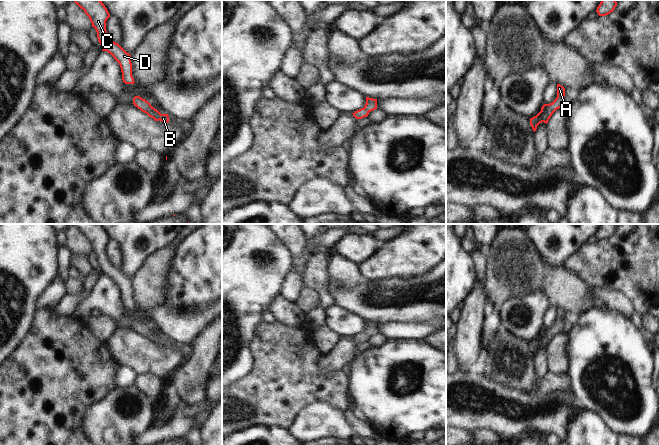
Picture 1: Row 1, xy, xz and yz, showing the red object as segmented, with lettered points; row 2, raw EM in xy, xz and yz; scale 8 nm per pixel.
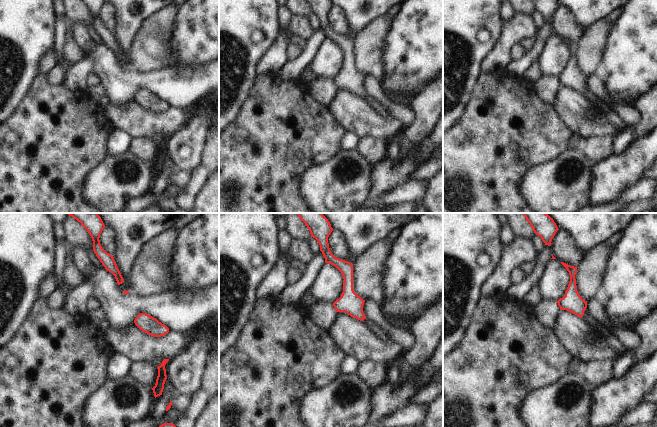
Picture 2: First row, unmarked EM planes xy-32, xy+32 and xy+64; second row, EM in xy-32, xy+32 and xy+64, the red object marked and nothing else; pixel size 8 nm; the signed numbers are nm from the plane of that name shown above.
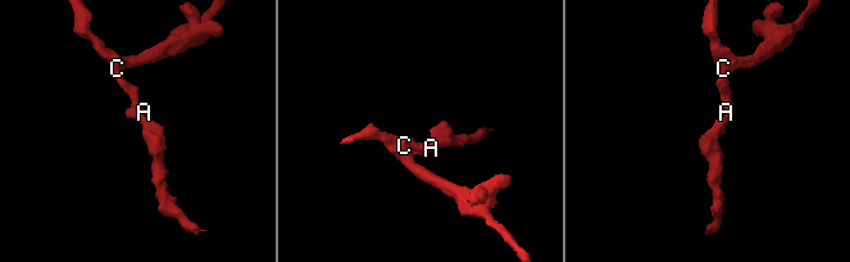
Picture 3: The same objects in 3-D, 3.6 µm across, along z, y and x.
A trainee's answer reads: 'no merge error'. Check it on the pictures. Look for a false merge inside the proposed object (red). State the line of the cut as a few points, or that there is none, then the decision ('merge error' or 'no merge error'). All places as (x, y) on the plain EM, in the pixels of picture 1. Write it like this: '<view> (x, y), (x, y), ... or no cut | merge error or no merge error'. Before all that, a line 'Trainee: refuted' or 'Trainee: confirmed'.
Trainee: confirmed
no cut | no merge error

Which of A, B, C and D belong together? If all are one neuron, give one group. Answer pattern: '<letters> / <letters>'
A B C D

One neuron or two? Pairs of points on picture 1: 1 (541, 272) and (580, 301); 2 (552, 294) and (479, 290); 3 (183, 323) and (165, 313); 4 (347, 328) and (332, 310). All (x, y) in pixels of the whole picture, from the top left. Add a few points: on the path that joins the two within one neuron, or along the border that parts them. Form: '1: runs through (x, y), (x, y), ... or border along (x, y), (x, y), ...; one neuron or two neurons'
1: runs through (551, 280), (570, 293); one neuron
2: border along (485, 285), (488, 298); two neurons
3: runs through (179, 323), (175, 323), (169, 317); one neuron
4: runs through (344, 324), (335, 314); one neuron

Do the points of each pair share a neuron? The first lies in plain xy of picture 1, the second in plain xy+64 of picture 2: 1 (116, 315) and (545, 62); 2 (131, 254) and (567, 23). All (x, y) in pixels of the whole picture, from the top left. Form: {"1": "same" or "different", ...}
{"1": "same", "2": "different"}

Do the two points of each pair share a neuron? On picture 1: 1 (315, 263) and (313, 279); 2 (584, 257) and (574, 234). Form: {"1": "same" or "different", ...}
{"1": "same", "2": "different"}

